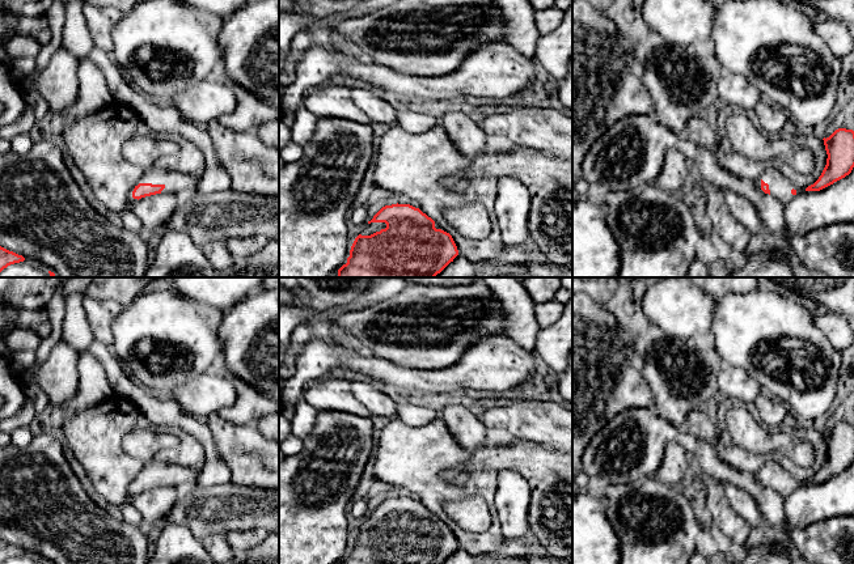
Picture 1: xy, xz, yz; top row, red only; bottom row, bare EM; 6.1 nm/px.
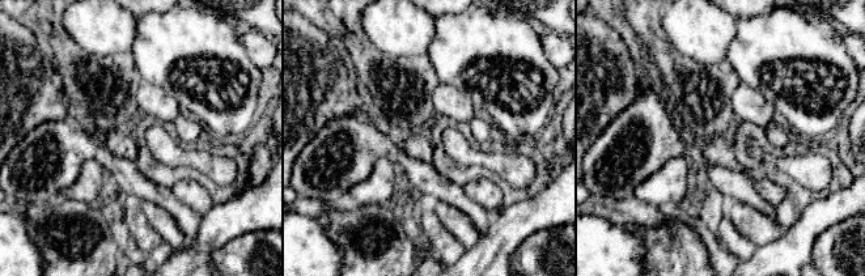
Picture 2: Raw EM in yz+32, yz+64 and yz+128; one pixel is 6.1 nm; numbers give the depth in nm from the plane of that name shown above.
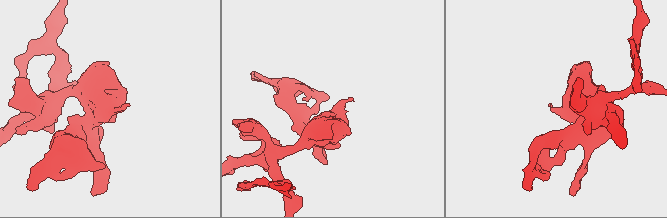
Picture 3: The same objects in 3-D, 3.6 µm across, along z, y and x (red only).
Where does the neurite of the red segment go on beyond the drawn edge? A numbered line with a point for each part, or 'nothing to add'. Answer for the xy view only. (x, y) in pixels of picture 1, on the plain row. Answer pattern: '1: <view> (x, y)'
1: xy (181, 478)

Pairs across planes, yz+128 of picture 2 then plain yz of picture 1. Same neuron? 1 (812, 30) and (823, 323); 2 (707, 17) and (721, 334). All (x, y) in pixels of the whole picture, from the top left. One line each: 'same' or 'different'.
1: different
2: different

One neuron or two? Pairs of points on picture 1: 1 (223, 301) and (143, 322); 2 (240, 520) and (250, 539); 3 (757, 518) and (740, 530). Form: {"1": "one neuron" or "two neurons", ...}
{"1": "two neurons", "2": "two neurons", "3": "two neurons"}

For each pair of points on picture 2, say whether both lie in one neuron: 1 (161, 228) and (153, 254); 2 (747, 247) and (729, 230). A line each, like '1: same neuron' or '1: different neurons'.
1: different neurons
2: same neuron

